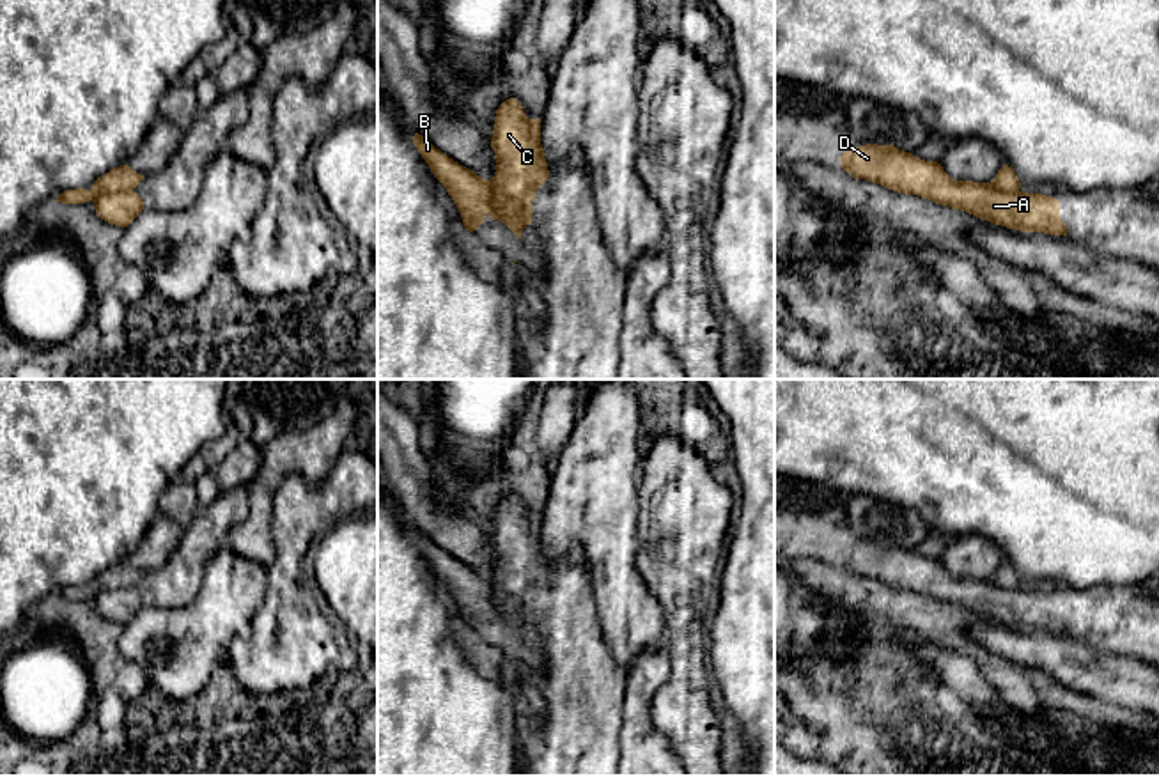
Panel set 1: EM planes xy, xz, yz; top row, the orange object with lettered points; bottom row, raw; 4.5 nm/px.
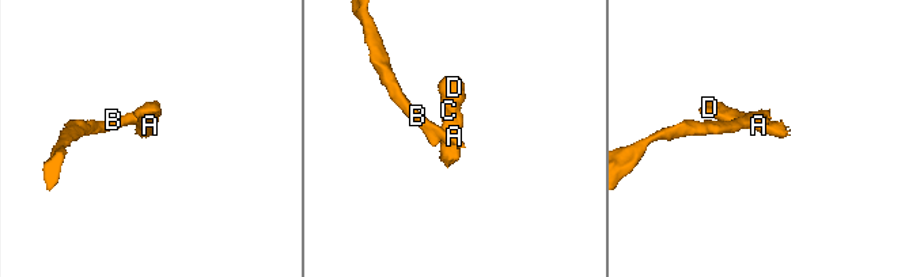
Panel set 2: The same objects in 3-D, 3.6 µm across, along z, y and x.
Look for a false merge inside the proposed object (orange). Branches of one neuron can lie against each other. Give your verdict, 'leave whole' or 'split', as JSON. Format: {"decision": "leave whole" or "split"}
{"decision": "split"}

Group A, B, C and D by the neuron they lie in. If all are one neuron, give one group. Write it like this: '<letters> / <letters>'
A C D / B

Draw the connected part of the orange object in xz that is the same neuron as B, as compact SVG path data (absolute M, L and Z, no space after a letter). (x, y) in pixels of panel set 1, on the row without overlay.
M415 530L413 540L434 574L447 585L461 609L466 627L477 627L487 611L505 622L516 618L514 601L502 602L494 592L491 578L486 578L473 567L459 562L418 530Z

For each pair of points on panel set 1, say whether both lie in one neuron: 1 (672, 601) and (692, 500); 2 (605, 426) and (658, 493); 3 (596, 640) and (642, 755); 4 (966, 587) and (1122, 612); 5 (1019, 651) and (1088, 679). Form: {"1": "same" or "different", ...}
{"1": "same", "2": "different", "3": "different", "4": "same", "5": "same"}

